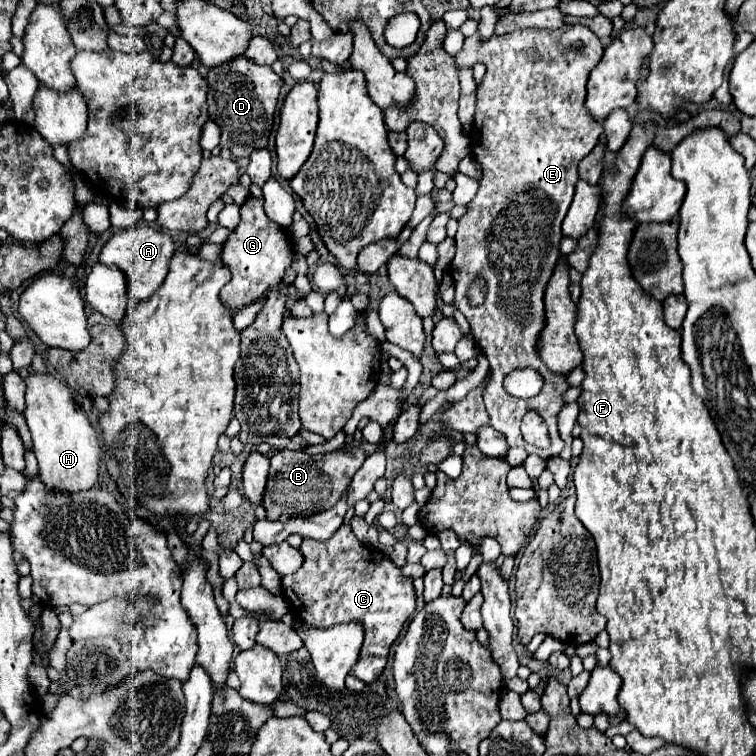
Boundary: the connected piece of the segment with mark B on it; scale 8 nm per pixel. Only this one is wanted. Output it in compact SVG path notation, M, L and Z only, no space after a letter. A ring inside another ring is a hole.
M353 447L353 451L333 451L309 455L305 451L279 449L271 457L271 469L267 477L267 487L263 493L263 507L267 509L269 521L279 521L281 511L289 517L311 517L313 513L323 513L331 509L345 493L355 471L365 461L365 449ZM325 479L329 485L325 485Z

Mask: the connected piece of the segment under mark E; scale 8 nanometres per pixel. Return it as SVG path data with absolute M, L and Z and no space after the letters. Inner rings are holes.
M577 25L577 29L565 27L559 31L535 27L517 29L505 35L493 35L487 41L483 41L477 31L475 35L465 39L463 49L455 55L457 71L473 67L475 63L483 63L487 67L485 81L477 89L475 123L469 135L471 153L481 163L483 177L475 199L469 203L469 211L459 219L459 231L455 235L457 253L451 261L451 275L455 279L457 291L455 303L457 309L467 317L477 345L481 347L483 355L489 359L491 365L491 383L487 385L483 395L491 427L505 435L509 447L523 447L527 453L535 453L543 459L559 455L565 447L565 441L561 439L557 429L557 417L565 405L563 395L569 389L569 383L567 375L553 373L545 367L535 347L545 327L545 289L561 255L561 221L571 205L575 183L579 181L577 167L579 161L593 151L603 131L601 123L591 121L589 111L585 109L585 83L591 69L601 61L601 57L603 43L591 29L585 29L583 25ZM477 279L483 279L487 287L483 307L473 307L467 299L467 291ZM515 367L535 367L543 375L545 387L537 397L517 399L505 391L503 379ZM527 409L539 411L539 415L549 423L549 449L537 449L523 441L519 427Z

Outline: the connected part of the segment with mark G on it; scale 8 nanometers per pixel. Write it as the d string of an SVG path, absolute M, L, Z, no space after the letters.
M249 197L241 205L241 223L239 227L229 235L229 239L223 243L221 259L231 269L233 277L231 281L221 289L221 301L229 305L229 309L241 309L263 297L263 293L275 285L281 283L285 269L291 265L291 253L293 243L291 237L279 229L277 223L273 223L265 209L263 199Z

